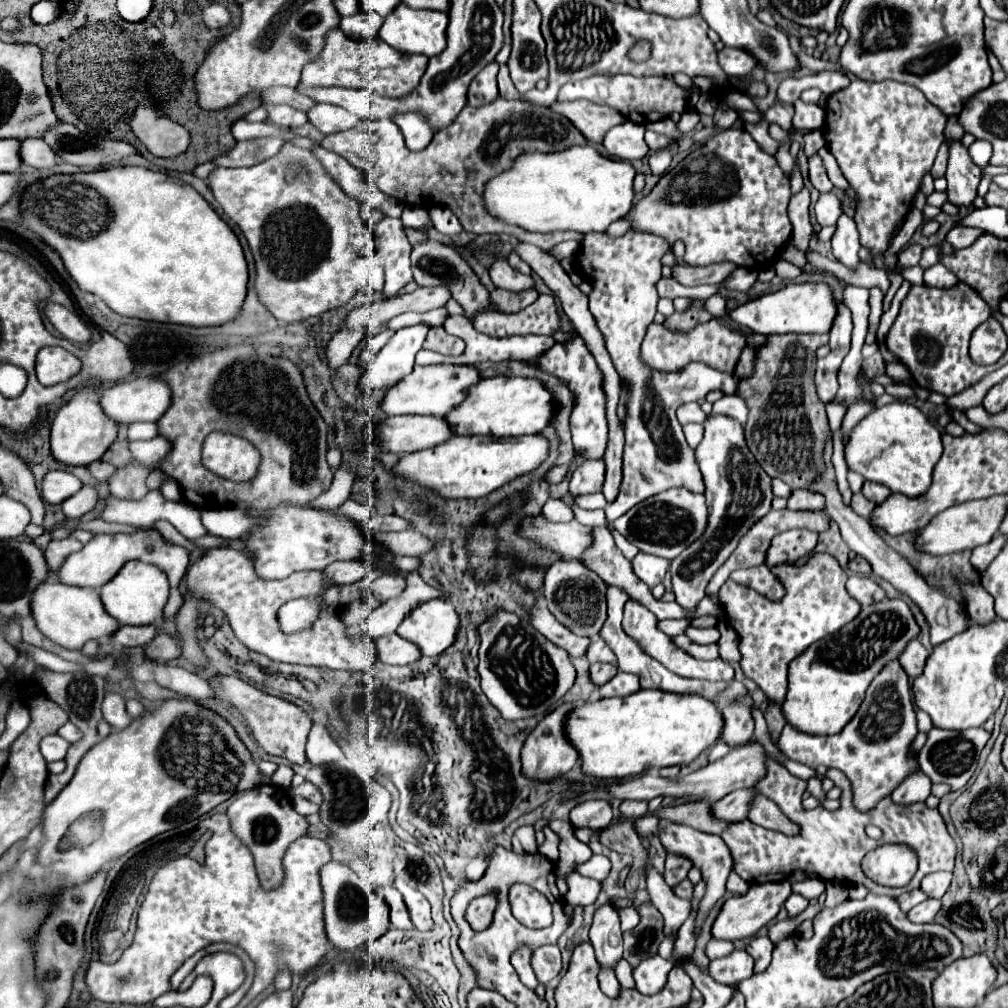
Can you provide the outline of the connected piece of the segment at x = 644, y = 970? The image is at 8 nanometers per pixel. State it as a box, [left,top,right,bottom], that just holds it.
[633,956,673,996]

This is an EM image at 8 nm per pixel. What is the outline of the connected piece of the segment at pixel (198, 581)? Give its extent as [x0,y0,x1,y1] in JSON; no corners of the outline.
[177,548,377,674]

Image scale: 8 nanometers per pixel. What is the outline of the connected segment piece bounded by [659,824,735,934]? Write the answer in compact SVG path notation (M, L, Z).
M667 824L665 828L659 828L661 832L661 842L665 846L667 852L675 852L675 854L681 854L681 856L687 856L693 860L693 864L701 870L703 878L707 880L707 892L703 896L703 902L701 902L701 908L697 910L697 928L695 928L695 934L699 932L699 926L703 922L703 916L709 912L709 908L725 894L725 882L727 882L727 876L729 872L733 870L733 854L729 850L729 846L723 842L721 836L715 836L715 834L705 834L705 832L694 831L693 828L679 825L679 824Z

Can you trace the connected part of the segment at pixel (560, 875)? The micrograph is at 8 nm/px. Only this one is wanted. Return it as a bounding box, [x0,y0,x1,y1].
[549,820,591,897]

